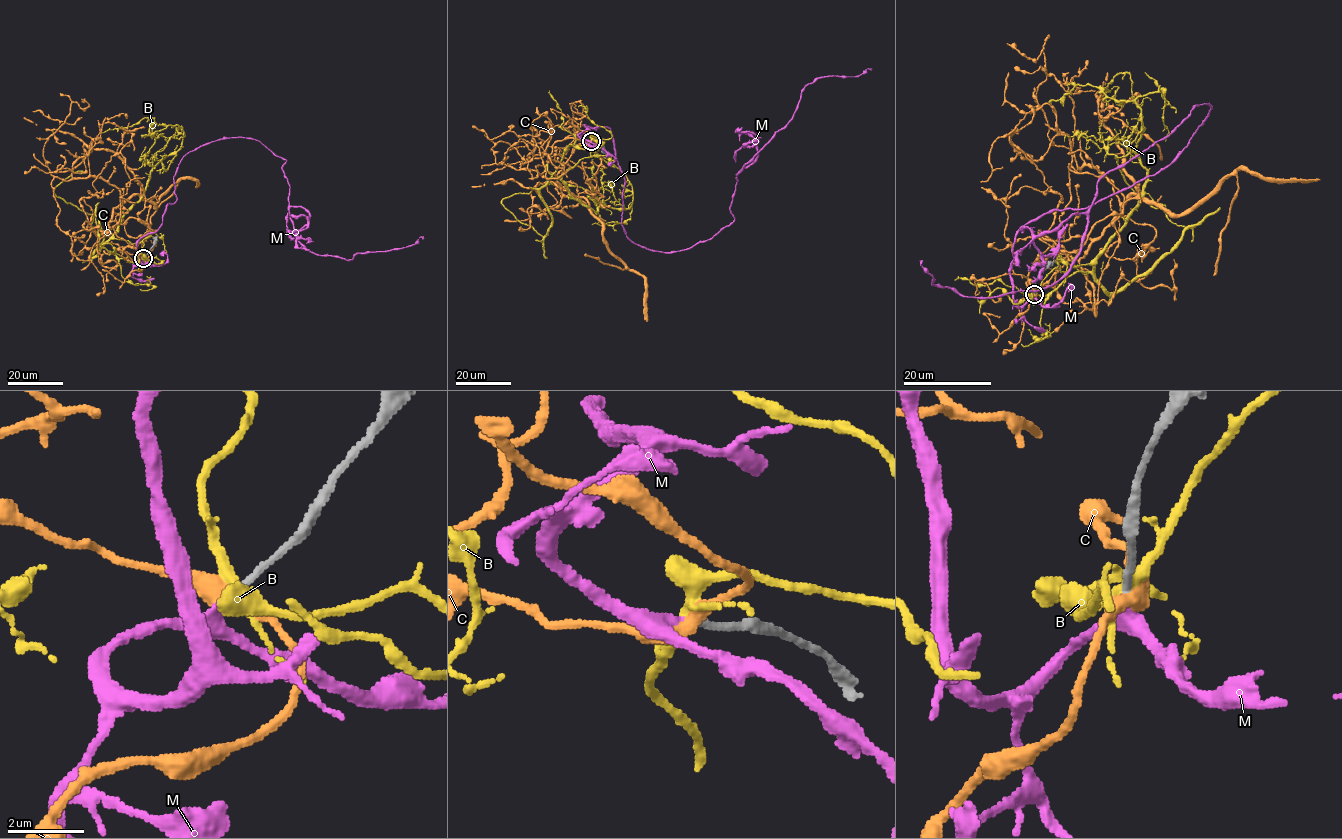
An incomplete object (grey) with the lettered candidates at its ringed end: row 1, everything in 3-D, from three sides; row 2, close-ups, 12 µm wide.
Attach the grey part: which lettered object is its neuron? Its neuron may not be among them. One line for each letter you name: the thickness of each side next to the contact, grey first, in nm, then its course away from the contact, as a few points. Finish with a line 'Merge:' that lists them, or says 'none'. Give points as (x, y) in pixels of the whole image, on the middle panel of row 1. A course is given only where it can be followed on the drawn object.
M: 170/240 nm | via (591, 140), (584, 125), (610, 129), (626, 236), (688, 249), (734, 220), (737, 174), (808, 84), (871, 70)
Merge: M

